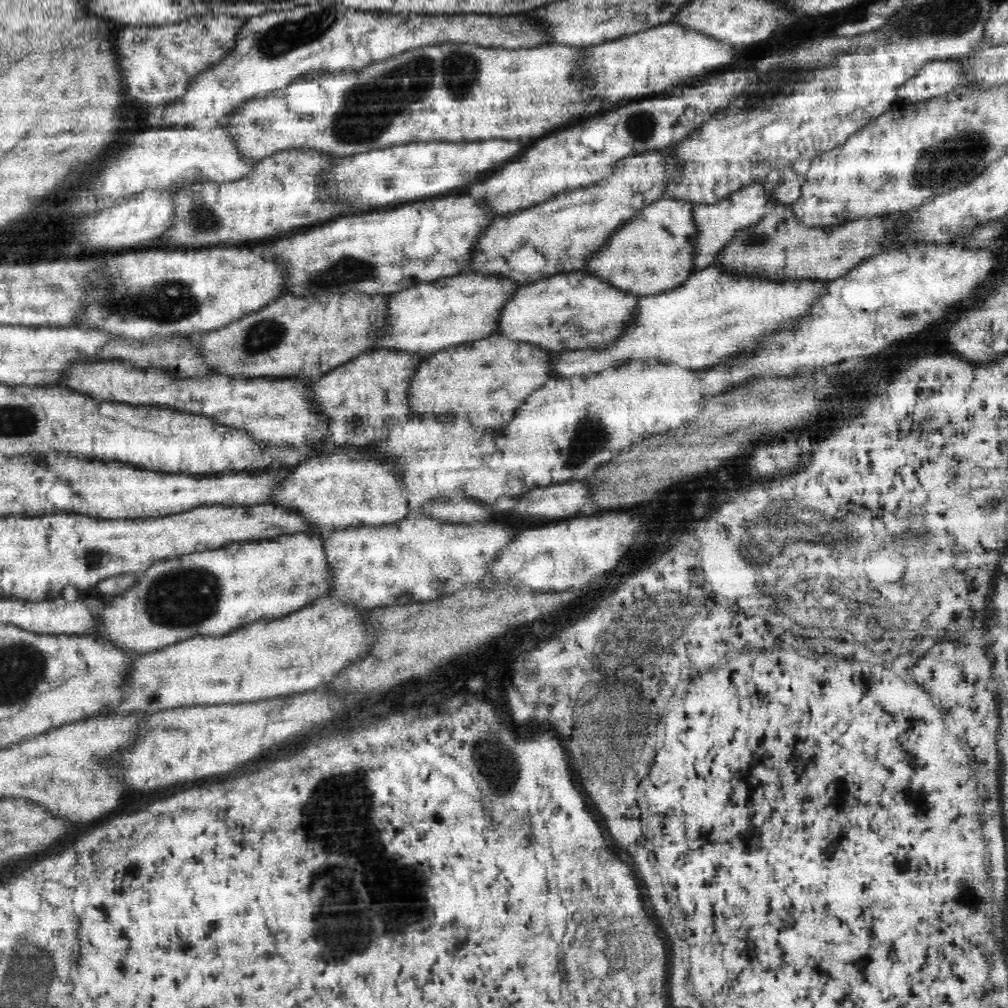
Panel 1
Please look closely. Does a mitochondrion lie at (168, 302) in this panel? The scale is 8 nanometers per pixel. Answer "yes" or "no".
yes

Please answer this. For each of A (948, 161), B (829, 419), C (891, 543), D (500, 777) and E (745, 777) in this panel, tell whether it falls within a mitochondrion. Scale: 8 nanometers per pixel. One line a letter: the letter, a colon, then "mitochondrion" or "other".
A: mitochondrion
B: other
C: mitochondrion
D: mitochondrion
E: other

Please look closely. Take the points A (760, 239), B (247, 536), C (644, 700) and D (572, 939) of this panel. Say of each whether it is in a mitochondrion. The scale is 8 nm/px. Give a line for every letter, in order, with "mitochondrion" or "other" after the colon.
A: mitochondrion
B: other
C: mitochondrion
D: mitochondrion

